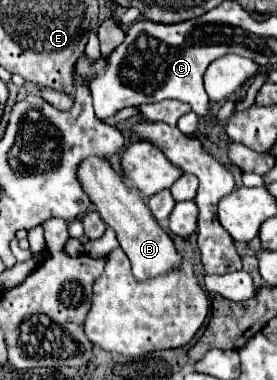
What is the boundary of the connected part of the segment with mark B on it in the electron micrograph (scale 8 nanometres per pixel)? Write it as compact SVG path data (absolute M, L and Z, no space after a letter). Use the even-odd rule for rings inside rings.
M87 157L87 161L81 161L77 177L89 201L97 207L97 213L101 215L101 219L107 223L107 227L111 227L117 233L119 247L129 257L131 267L133 267L133 277L137 281L165 275L181 265L181 255L177 253L169 233L159 227L153 213L139 197L139 191L135 187L133 189L127 187L121 175L111 167L107 159Z

